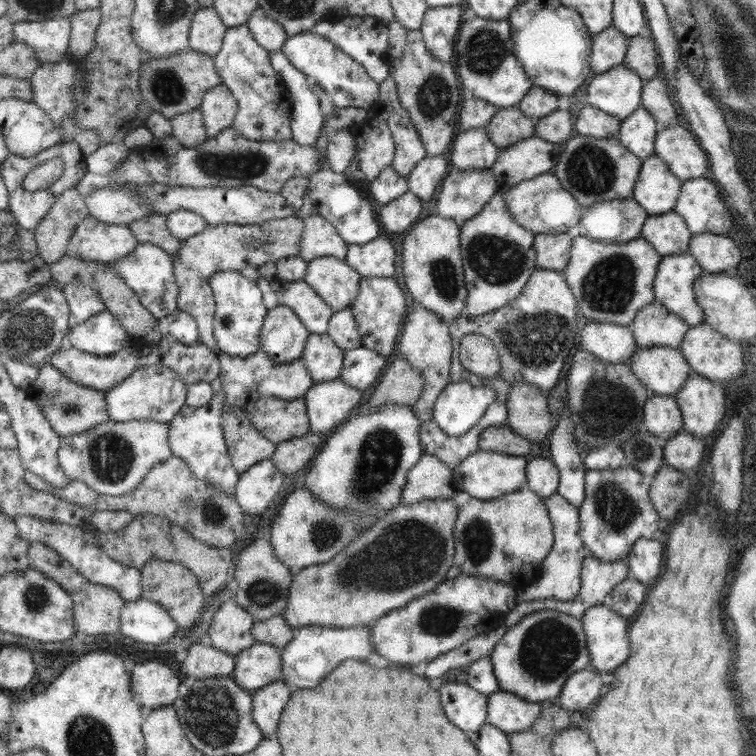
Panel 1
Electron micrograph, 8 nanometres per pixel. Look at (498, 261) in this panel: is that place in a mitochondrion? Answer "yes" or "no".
yes

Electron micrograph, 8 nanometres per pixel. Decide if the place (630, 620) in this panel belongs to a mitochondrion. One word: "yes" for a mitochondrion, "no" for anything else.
no

